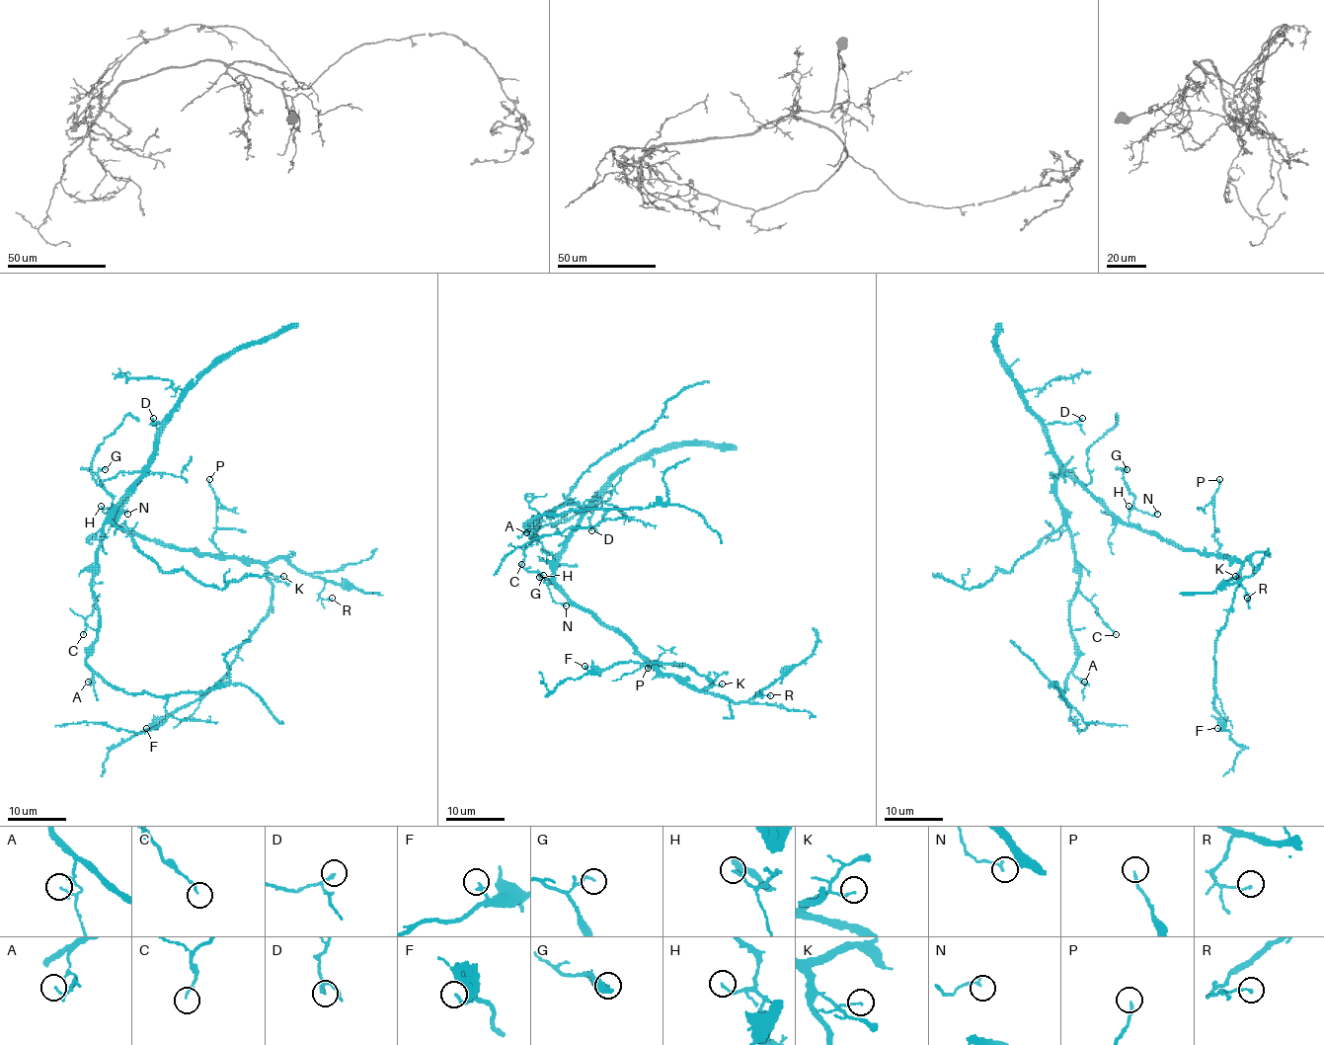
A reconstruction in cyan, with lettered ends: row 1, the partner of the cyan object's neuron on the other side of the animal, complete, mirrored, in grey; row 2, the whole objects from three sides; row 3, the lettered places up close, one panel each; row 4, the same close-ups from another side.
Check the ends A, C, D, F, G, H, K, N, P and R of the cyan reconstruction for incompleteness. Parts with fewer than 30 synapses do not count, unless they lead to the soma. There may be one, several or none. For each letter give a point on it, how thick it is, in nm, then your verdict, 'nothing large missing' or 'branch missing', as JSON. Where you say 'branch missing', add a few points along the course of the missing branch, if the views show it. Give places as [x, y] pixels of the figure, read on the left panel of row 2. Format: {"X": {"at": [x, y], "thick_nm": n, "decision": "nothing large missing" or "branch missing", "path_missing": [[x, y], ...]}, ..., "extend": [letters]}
{"A": {"at": [88, 682], "thick_nm": 130, "decision": "nothing large missing"}, "C": {"at": [83, 634], "thick_nm": 100, "decision": "nothing large missing"}, "D": {"at": [153, 418], "thick_nm": 130, "decision": "nothing large missing"}, "F": {"at": [146, 728], "thick_nm": 190, "decision": "nothing large missing"}, "G": {"at": [105, 469], "thick_nm": 110, "decision": "branch missing"}, "H": {"at": [101, 506], "thick_nm": 120, "decision": "nothing large missing"}, "K": {"at": [283, 576], "thick_nm": 110, "decision": "nothing large missing"}, "N": {"at": [127, 514], "thick_nm": 150, "decision": "nothing large missing"}, "P": {"at": [209, 479], "thick_nm": 160, "decision": "nothing large missing"}, "R": {"at": [332, 598], "thick_nm": 120, "decision": "nothing large missing"}, "extend": ["G"]}

